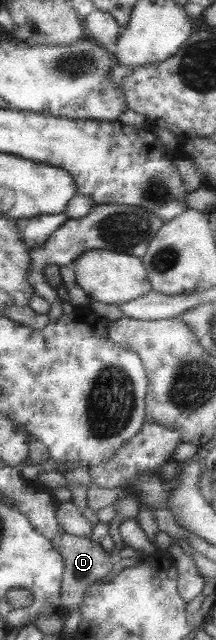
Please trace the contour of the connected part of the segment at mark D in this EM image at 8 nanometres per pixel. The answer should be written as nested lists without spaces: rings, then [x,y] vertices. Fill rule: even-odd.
[[[61,533],[50,539],[50,542],[54,550],[60,553],[63,562],[58,598],[64,610],[71,611],[82,603],[86,587],[98,582],[110,572],[111,562],[108,561],[108,554],[103,551],[97,541],[82,536],[70,536],[70,534]]]

